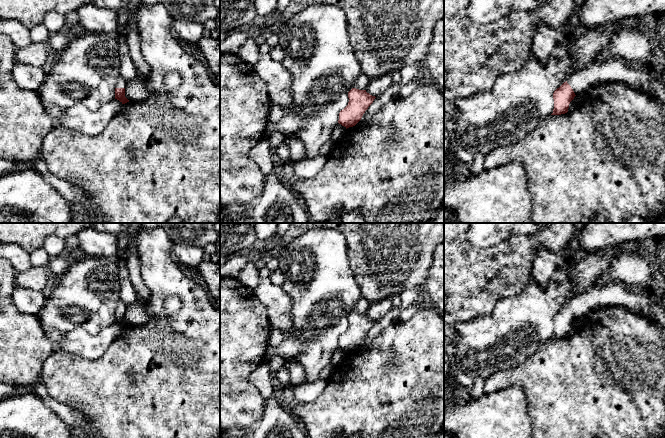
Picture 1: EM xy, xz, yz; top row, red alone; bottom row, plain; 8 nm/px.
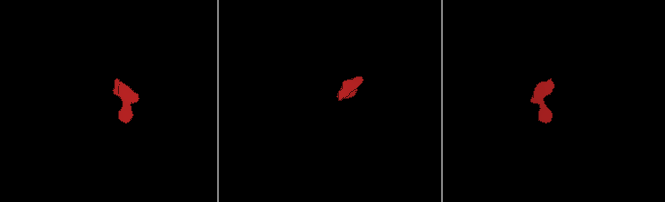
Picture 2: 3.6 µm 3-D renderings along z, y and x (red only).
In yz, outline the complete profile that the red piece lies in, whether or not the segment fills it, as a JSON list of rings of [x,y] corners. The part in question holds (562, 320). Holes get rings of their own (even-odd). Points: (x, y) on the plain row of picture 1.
[[[609,283],[602,287],[593,285],[557,312],[553,317],[554,333],[551,339],[567,337],[574,321],[585,318],[589,312],[613,306],[645,315],[665,330],[665,307],[660,296],[651,291],[629,290],[620,283]]]

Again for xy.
[[[119,299],[115,307],[115,323],[119,324],[122,328],[129,326],[129,324],[125,321],[125,311],[127,305]]]

